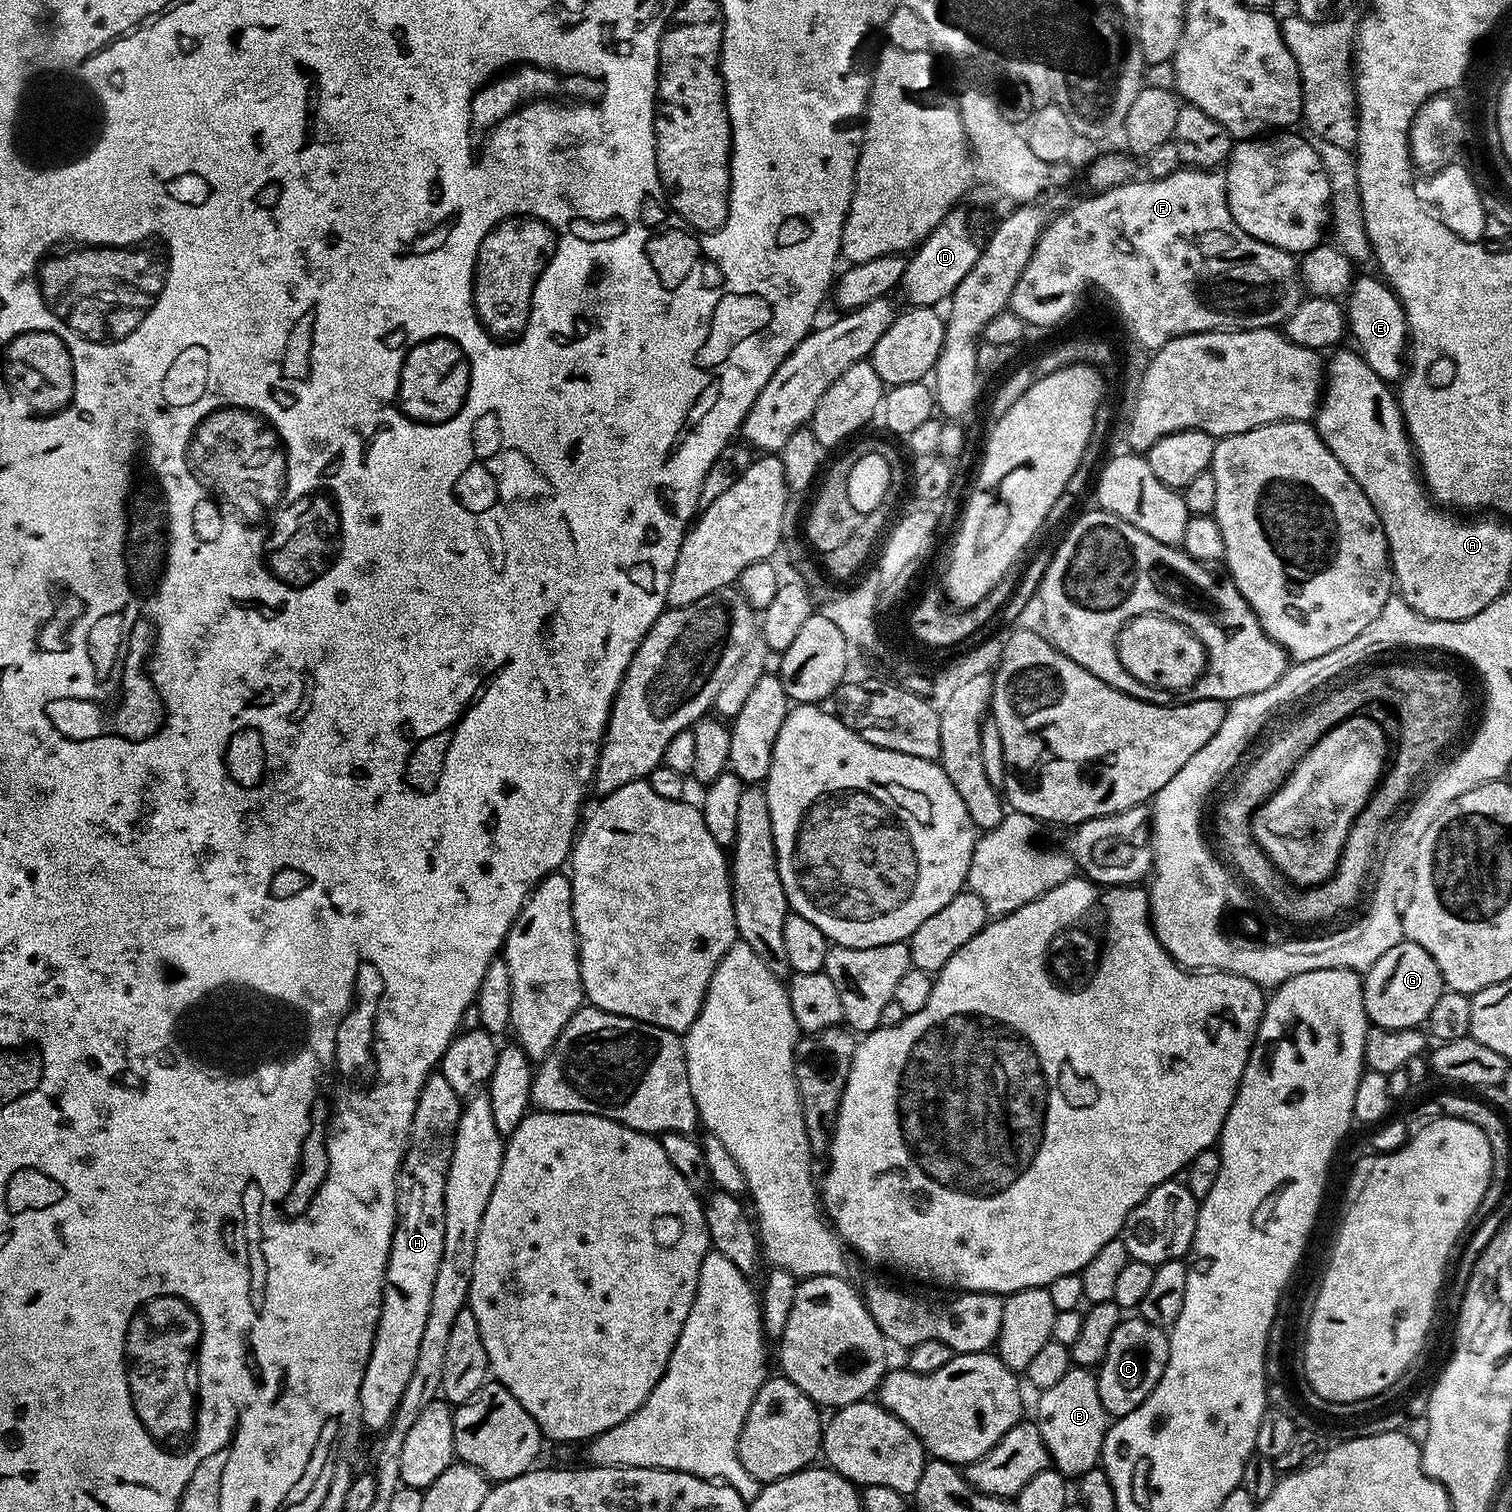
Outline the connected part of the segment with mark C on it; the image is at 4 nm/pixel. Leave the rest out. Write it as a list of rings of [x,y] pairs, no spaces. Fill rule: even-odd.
[[[1139,1314],[1121,1319],[1118,1330],[1110,1338],[1110,1346],[1106,1346],[1104,1361],[1096,1372],[1098,1398],[1102,1398],[1102,1406],[1109,1417],[1119,1418],[1130,1414],[1158,1386],[1168,1361],[1168,1337],[1165,1329],[1146,1322]]]

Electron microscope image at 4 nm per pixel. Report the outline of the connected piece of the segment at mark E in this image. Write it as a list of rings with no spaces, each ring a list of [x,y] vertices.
[[[1357,275],[1346,293],[1348,332],[1356,339],[1355,347],[1360,357],[1370,366],[1370,370],[1374,370],[1378,378],[1396,382],[1406,371],[1408,323],[1404,307],[1400,305],[1400,299],[1396,297],[1395,292],[1383,279],[1373,276]]]

